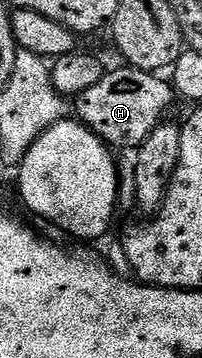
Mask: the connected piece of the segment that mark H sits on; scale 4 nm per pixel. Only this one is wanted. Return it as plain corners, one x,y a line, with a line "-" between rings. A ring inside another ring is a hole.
130,65
123,69
109,69
98,84
86,88
86,92
74,99
75,117
109,147
119,149
140,147
146,136
169,117
168,109
174,99
172,84
167,77
151,70
135,70

